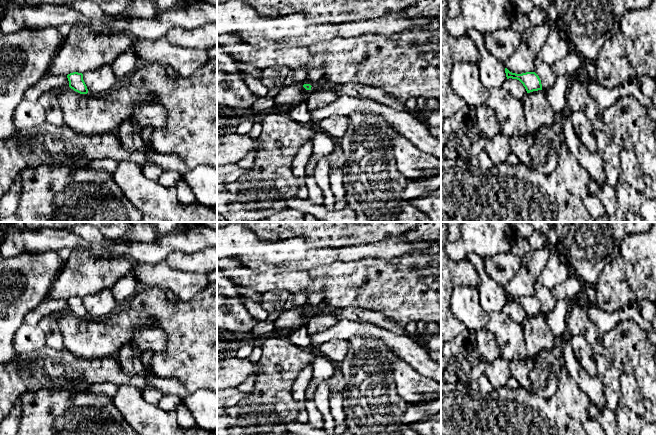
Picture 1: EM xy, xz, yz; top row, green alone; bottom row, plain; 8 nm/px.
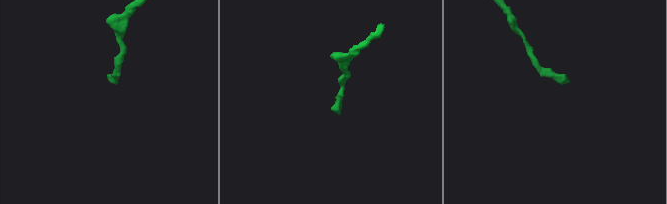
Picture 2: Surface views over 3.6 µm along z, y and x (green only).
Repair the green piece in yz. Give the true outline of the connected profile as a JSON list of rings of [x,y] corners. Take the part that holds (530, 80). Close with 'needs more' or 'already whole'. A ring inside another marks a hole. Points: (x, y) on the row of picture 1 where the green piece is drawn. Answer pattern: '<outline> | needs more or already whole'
[[[505,68],[505,73],[507,79],[512,78],[519,80],[525,87],[527,93],[542,90],[541,80],[535,72],[516,74],[510,72],[507,68]]] | already whole

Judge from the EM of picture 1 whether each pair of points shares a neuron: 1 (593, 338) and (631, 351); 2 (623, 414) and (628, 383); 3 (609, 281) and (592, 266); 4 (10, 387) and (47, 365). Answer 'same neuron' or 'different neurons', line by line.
1: same neuron
2: different neurons
3: different neurons
4: same neuron

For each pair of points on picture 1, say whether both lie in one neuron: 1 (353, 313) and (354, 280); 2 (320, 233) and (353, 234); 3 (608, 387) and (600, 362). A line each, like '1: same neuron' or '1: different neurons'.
1: different neurons
2: same neuron
3: same neuron

